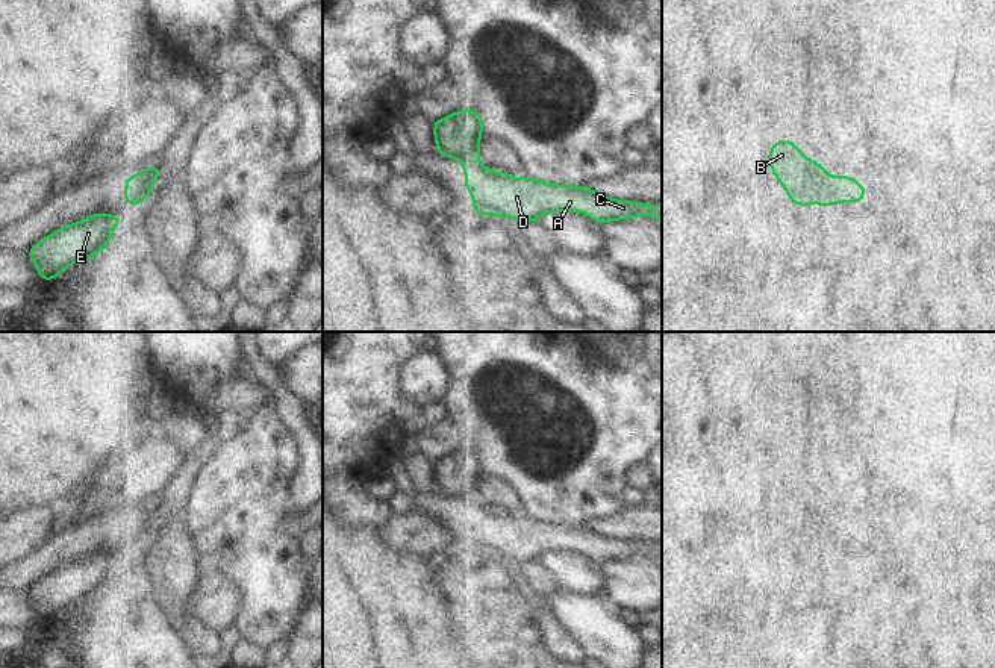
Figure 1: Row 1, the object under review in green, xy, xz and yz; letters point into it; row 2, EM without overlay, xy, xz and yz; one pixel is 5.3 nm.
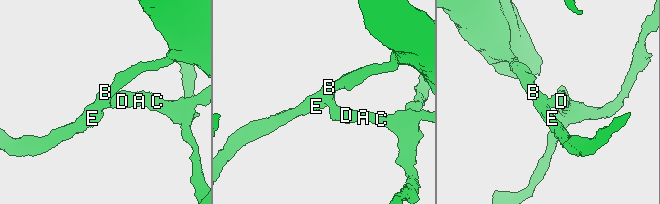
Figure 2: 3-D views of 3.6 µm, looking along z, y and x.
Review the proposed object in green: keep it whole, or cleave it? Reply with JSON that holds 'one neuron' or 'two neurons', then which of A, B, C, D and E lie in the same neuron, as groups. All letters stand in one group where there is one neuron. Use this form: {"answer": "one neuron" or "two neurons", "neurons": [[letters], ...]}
{"answer": "two neurons", "neurons": [["A", "C", "D"], ["B", "E"]]}

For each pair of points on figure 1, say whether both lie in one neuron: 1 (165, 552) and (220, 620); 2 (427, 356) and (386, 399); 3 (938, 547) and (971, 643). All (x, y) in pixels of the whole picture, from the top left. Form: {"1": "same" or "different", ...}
{"1": "different", "2": "different", "3": "same"}

